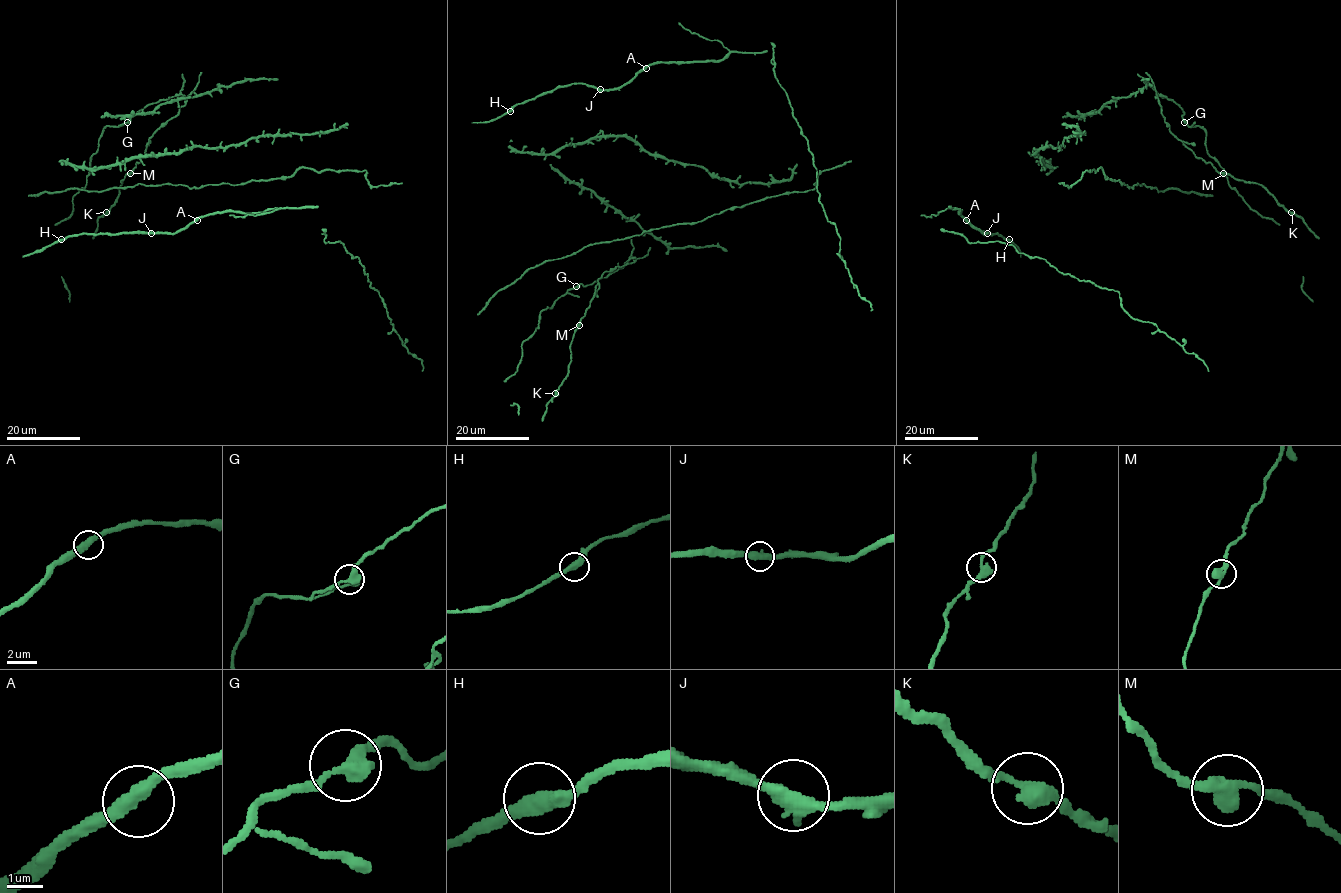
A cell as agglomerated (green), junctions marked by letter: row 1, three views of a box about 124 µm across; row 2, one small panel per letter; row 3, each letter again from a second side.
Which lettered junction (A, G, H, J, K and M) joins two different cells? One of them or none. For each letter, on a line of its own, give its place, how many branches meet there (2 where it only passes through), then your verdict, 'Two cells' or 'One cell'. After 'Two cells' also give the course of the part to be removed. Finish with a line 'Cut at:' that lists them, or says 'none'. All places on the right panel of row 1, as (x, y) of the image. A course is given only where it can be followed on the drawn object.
A: Place: (966, 220). Branches: 2. One cell
G: Place: (1184, 122). Branches: 2. One cell
H: Place: (1009, 239). Branches: 2. One cell
J: Place: (987, 233). Branches: 2. One cell
K: Place: (1291, 212). Branches: 2. One cell
M: Place: (1223, 173). Branches: 2. One cell
Cut at: none

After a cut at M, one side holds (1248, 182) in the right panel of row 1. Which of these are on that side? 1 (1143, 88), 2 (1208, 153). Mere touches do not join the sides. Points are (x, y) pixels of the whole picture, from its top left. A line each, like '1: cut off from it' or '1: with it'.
1: with it
2: with it

